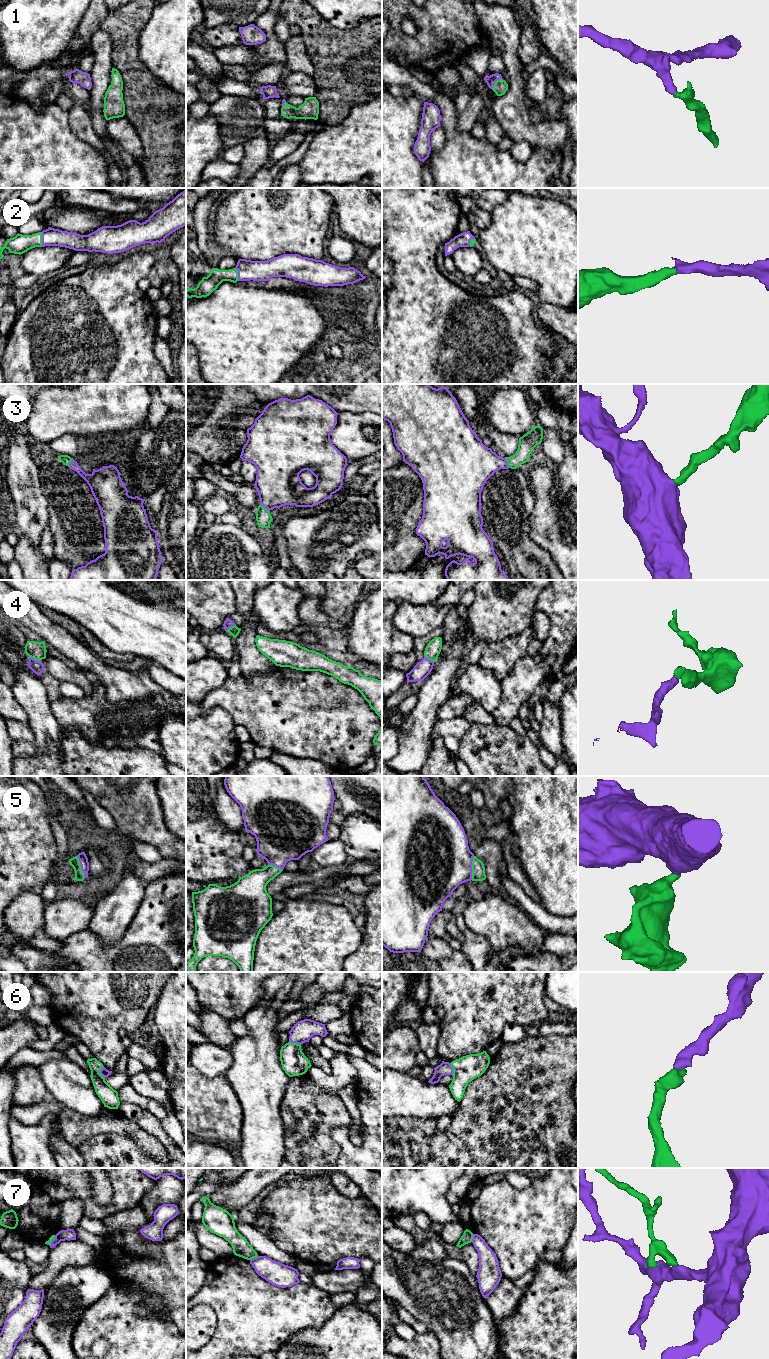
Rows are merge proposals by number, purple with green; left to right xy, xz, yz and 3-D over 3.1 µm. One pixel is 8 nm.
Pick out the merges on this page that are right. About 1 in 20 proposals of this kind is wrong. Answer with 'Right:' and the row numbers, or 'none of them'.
Right: 1, 2, 3, 4, 5, 6

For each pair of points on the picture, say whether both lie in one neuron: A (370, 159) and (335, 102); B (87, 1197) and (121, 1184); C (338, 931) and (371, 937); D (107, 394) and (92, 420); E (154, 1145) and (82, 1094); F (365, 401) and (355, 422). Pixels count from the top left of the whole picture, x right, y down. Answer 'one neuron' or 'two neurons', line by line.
A: two neurons
B: one neuron
C: two neurons
D: one neuron
E: two neurons
F: two neurons

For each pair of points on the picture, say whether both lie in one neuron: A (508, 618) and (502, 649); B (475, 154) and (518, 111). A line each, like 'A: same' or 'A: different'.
A: different
B: different

